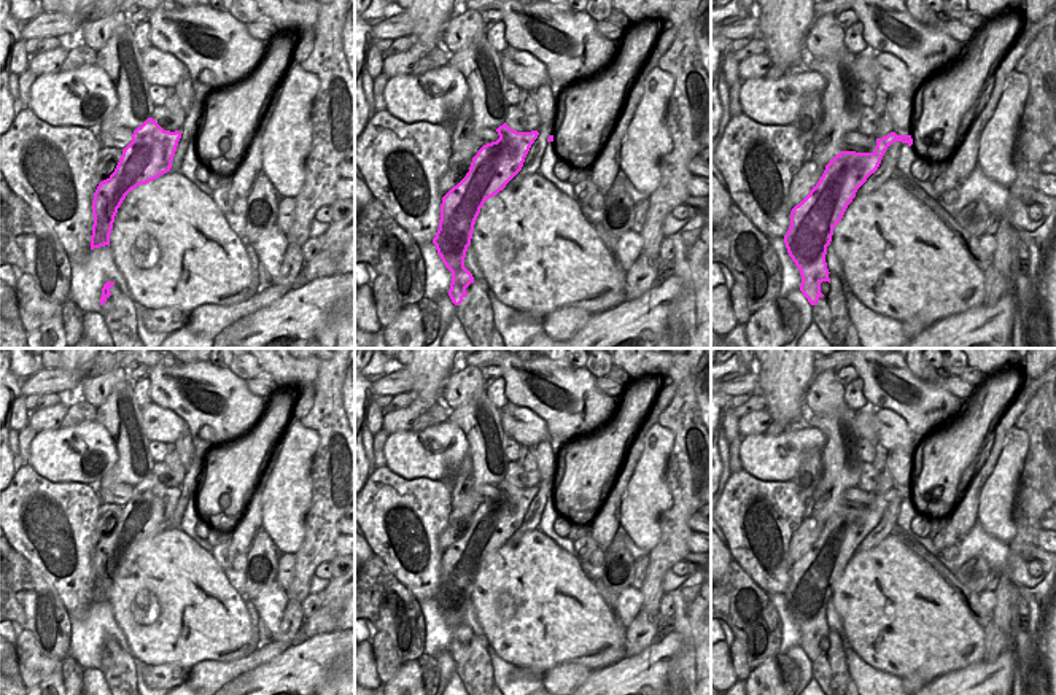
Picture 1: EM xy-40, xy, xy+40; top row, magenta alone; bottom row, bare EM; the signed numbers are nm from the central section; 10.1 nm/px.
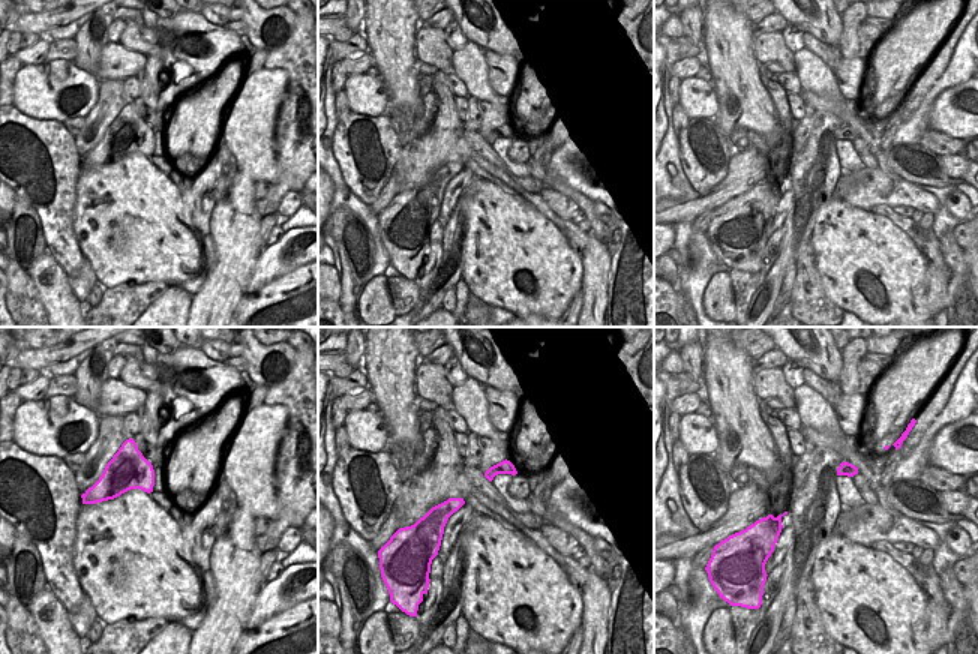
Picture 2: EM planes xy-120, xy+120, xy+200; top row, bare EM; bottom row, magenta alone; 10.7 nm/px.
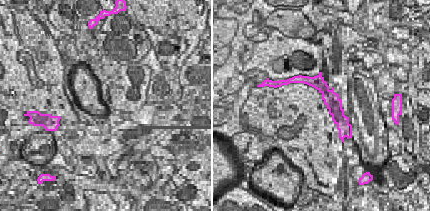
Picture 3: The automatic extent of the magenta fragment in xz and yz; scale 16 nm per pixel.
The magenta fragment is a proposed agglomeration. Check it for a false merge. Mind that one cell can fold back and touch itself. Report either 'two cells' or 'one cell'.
one cell

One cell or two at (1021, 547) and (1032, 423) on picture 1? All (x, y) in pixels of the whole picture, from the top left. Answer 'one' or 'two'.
one

